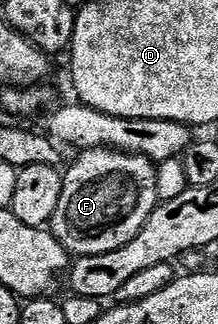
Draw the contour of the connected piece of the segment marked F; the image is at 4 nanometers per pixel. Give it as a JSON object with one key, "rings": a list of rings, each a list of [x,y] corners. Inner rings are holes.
{"rings":[[[94,147],[81,155],[63,171],[63,193],[59,197],[59,209],[55,209],[51,230],[56,239],[69,251],[70,256],[102,255],[127,245],[143,229],[147,217],[156,209],[156,166],[147,157],[129,155],[126,151],[114,151],[111,147]]]}

